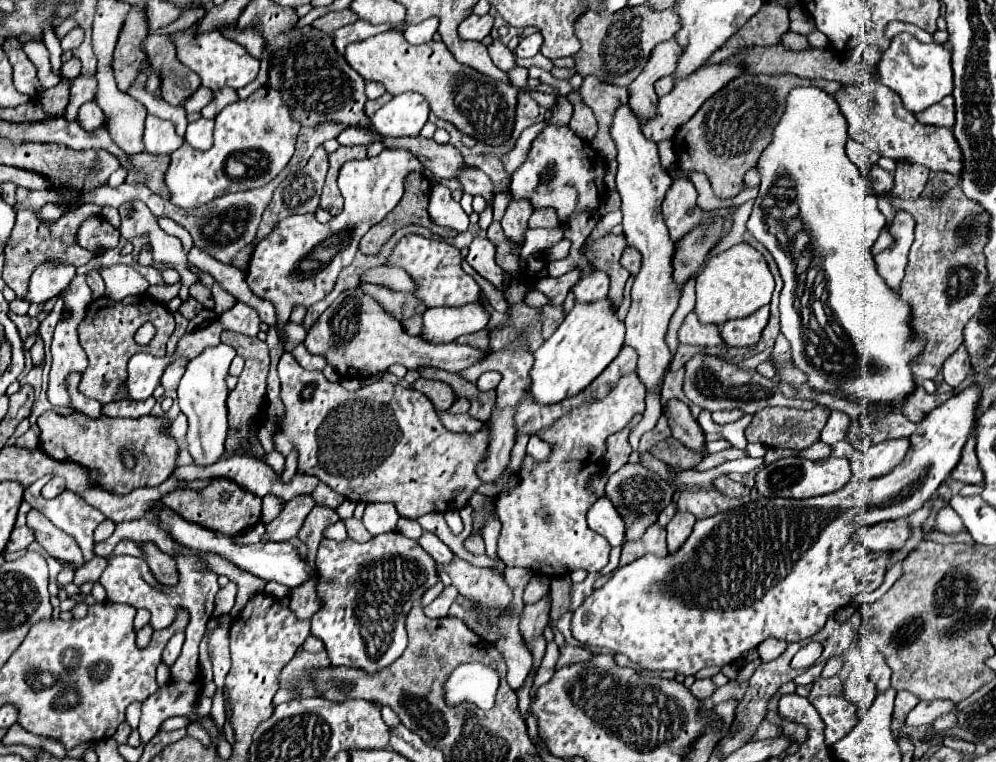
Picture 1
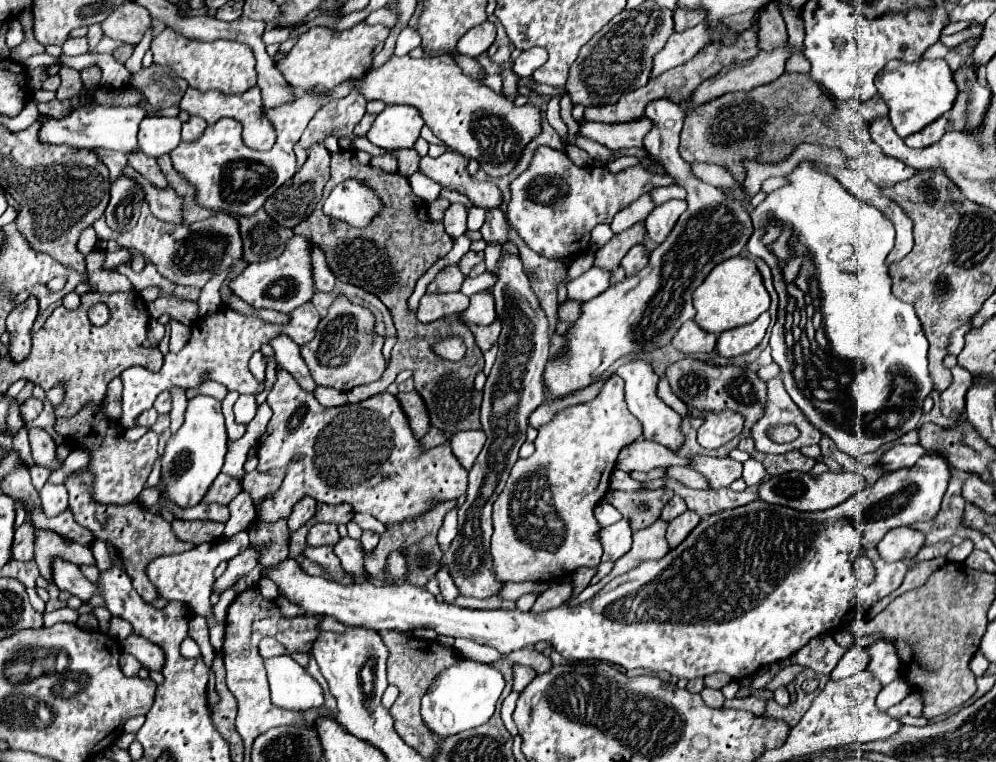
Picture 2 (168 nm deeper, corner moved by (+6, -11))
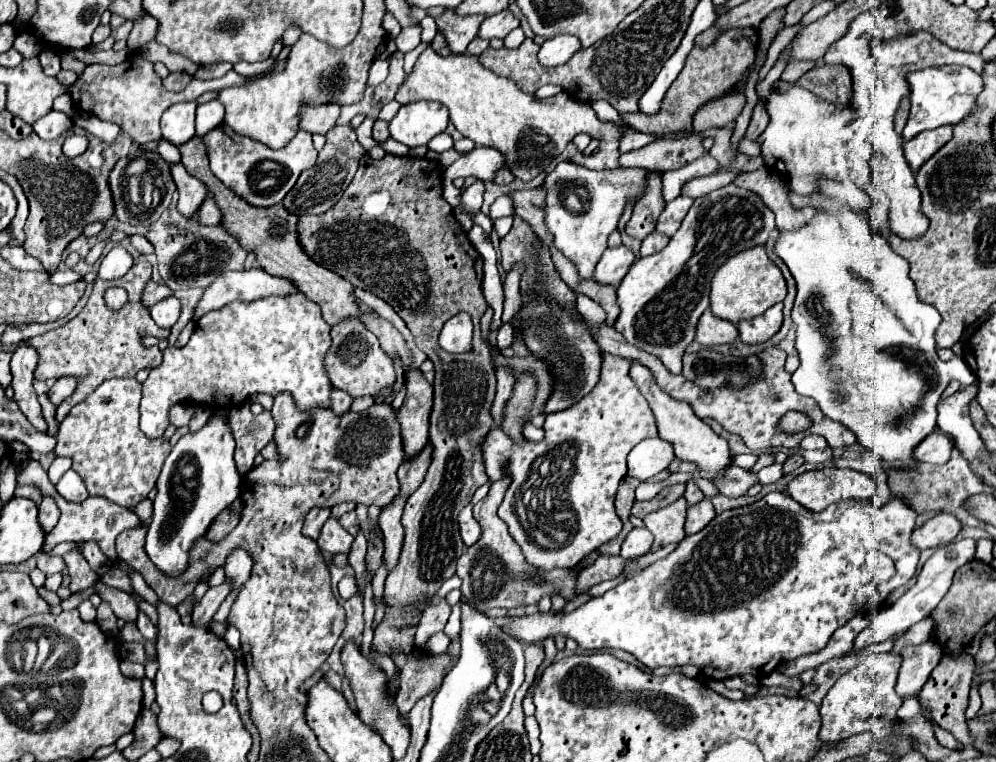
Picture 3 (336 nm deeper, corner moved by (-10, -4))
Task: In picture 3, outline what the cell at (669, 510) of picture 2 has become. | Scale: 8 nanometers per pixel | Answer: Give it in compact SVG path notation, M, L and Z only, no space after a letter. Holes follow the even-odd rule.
M690 480L690 482L688 482L686 492L684 492L684 498L688 500L688 504L690 504L690 506L692 506L692 504L696 504L696 502L700 502L700 500L704 500L704 494L702 494L702 490L696 486L696 482L694 482L694 480Z

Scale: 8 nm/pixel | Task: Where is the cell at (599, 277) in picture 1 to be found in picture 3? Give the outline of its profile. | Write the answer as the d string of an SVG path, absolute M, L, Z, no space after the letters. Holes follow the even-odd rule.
M620 244L616 248L606 248L596 266L594 280L616 286L622 282L622 278L630 270L632 262L634 262L634 252L630 248L626 248L624 244Z

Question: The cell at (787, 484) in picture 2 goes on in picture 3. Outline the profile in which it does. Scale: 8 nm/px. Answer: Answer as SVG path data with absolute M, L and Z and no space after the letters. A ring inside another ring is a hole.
M822 468L822 470L804 472L788 484L788 494L812 512L820 512L820 510L828 508L830 504L834 504L838 500L846 500L846 498L868 500L874 496L874 492L876 492L876 484L868 474L862 474L856 470L842 470L842 468Z

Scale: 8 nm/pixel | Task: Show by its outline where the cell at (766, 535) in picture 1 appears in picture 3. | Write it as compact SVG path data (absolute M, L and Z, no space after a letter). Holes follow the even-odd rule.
M770 492L762 500L750 504L750 506L742 506L742 508L726 510L726 512L718 514L704 530L700 530L700 532L696 532L692 536L686 536L670 556L650 564L648 568L644 568L638 574L630 574L622 584L618 584L616 588L608 590L604 596L588 600L586 604L582 604L574 612L570 612L570 614L562 614L562 612L560 614L552 614L552 612L542 614L542 612L538 612L538 614L528 616L528 618L512 618L512 620L508 620L506 632L510 636L518 638L520 642L542 642L548 636L564 634L568 638L574 638L580 644L580 648L584 648L584 650L620 648L620 650L626 650L630 654L634 654L650 670L654 670L658 666L686 666L686 664L692 664L692 666L698 666L712 680L726 680L726 678L742 676L742 674L752 674L756 678L764 678L770 672L774 672L782 662L790 662L790 660L800 658L804 654L820 652L828 644L830 636L840 626L844 626L856 614L868 614L868 612L874 614L872 610L880 610L884 600L886 600L886 596L894 588L906 584L914 576L916 564L918 564L918 556L920 556L920 550L910 544L910 534L914 530L914 520L916 520L916 512L910 510L900 498L892 498L882 510L874 510L870 500L840 500L840 502L832 504L832 506L828 506L822 512L810 512L804 506L800 506L796 500L792 500L786 492ZM868 550L882 550L884 554L888 554L894 560L896 574L888 582L876 582L872 572L866 568L866 552Z

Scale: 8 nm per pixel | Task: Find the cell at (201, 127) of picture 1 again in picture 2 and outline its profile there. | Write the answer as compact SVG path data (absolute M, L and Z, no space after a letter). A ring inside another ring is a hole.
M190 117L186 123L182 123L182 141L196 141L200 133L204 133L206 121L200 117Z

